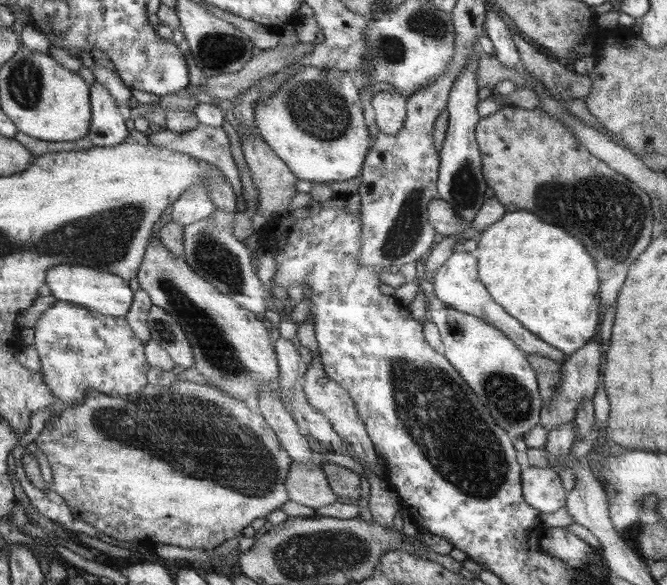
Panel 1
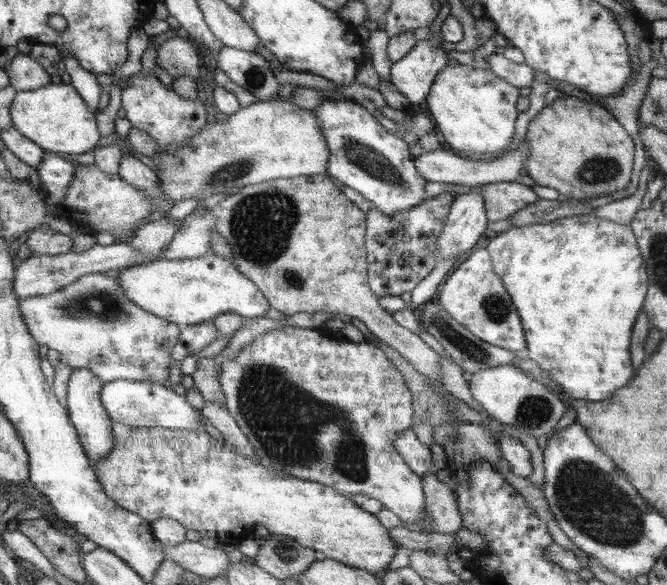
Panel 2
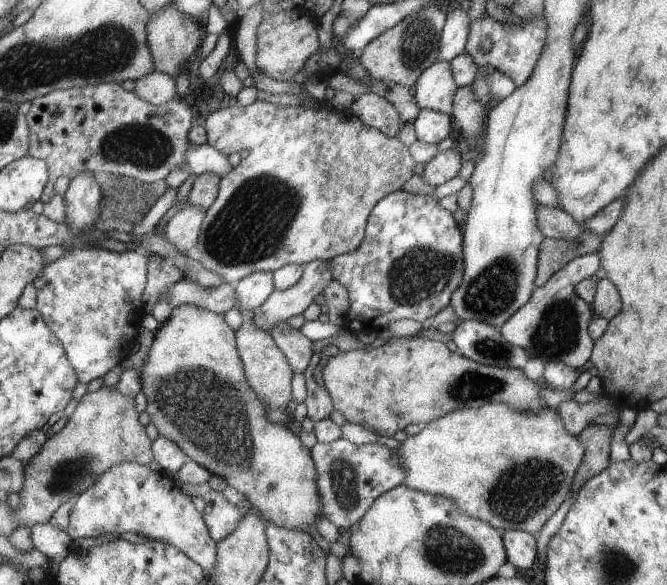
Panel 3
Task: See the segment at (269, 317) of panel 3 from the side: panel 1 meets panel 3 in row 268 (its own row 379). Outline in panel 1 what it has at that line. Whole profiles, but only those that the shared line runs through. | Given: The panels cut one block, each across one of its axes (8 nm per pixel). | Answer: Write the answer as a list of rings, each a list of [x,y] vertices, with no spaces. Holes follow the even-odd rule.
[[[312,362],[309,365],[308,372],[305,372],[303,389],[306,393],[307,399],[313,407],[320,414],[324,414],[333,426],[333,429],[344,439],[350,442],[352,450],[356,456],[365,460],[371,466],[373,471],[377,470],[376,453],[374,452],[375,446],[368,436],[364,421],[358,415],[358,408],[355,407],[355,402],[351,399],[349,392],[342,388],[338,383],[335,383],[327,374],[322,370],[320,362]]]

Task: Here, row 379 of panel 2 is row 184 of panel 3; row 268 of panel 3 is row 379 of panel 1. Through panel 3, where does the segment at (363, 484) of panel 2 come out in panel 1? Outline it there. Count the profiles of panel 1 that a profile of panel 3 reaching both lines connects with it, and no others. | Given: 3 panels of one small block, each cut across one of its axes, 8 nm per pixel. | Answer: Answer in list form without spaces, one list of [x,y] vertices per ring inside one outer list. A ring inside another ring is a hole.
[[[152,236],[144,255],[140,273],[137,275],[140,288],[149,294],[153,305],[165,308],[184,329],[194,351],[198,372],[217,389],[225,390],[234,398],[241,398],[250,410],[260,413],[259,392],[262,389],[272,389],[279,394],[280,382],[280,365],[275,347],[270,343],[270,330],[263,323],[264,318],[254,311],[246,310],[237,300],[230,298],[230,295],[222,294],[213,283],[197,274],[184,258],[173,255],[162,244],[160,236]]]

